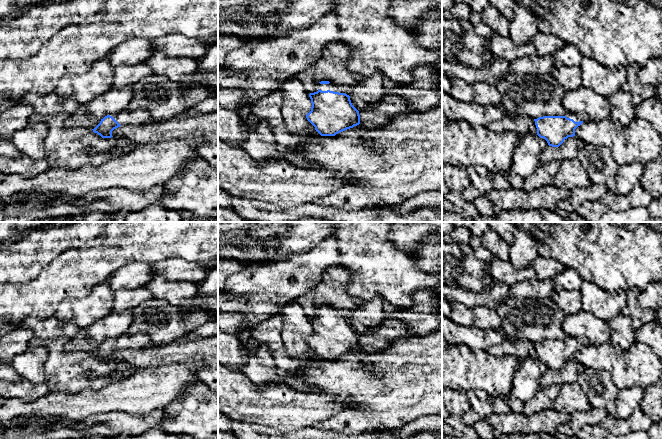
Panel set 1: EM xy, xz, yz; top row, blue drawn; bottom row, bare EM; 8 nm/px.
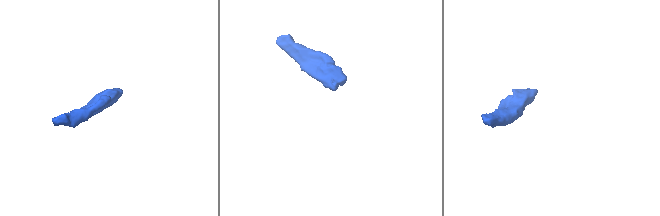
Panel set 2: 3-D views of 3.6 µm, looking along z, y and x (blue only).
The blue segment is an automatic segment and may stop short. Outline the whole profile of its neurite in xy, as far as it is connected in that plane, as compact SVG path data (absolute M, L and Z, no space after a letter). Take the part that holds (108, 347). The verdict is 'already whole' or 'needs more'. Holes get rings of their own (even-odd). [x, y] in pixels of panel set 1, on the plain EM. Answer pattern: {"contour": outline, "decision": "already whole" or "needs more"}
{"contour": "M138 332L132 335L125 334L117 338L110 338L101 343L100 347L92 353L102 362L111 362L112 355L125 349L144 349L151 346L151 339L147 333Z", "decision": "needs more"}

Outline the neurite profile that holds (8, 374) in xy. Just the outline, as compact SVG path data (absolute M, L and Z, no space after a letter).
M0 360L0 380L8 383L15 383L21 380L11 362Z

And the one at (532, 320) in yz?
M509 295L496 311L502 319L499 332L512 341L537 343L568 337L562 327L567 314L551 297L515 298Z

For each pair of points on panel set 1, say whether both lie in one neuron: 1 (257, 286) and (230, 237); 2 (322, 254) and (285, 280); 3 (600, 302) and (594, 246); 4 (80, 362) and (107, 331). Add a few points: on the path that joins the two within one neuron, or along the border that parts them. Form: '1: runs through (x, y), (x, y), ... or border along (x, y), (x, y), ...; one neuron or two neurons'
1: border along (271, 263), (250, 263), (248, 265); two neurons
2: runs through (313, 262), (301, 273), (294, 274); one neuron
3: border along (584, 280), (594, 282), (612, 293), (621, 291); two neurons
4: border along (65, 351), (91, 353); two neurons

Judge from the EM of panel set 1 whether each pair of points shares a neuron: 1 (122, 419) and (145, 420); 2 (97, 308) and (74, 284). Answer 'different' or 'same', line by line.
1: same
2: different

